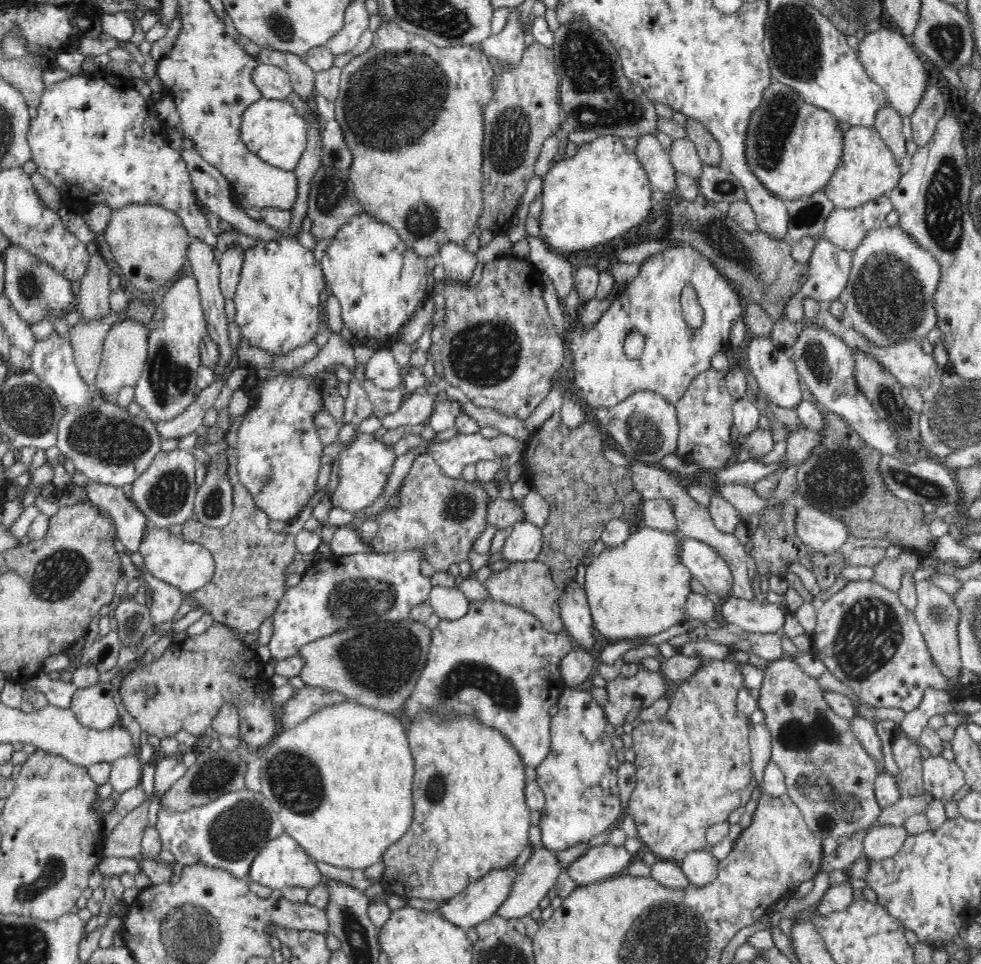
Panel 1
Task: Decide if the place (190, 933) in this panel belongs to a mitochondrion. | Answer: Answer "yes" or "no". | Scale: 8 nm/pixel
yes

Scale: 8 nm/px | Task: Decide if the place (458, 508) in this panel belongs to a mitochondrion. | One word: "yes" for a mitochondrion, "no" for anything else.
yes

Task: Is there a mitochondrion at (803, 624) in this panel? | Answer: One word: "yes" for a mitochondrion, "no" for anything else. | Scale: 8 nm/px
no

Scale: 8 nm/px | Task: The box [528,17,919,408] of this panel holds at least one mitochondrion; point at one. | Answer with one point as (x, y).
(598, 99)

